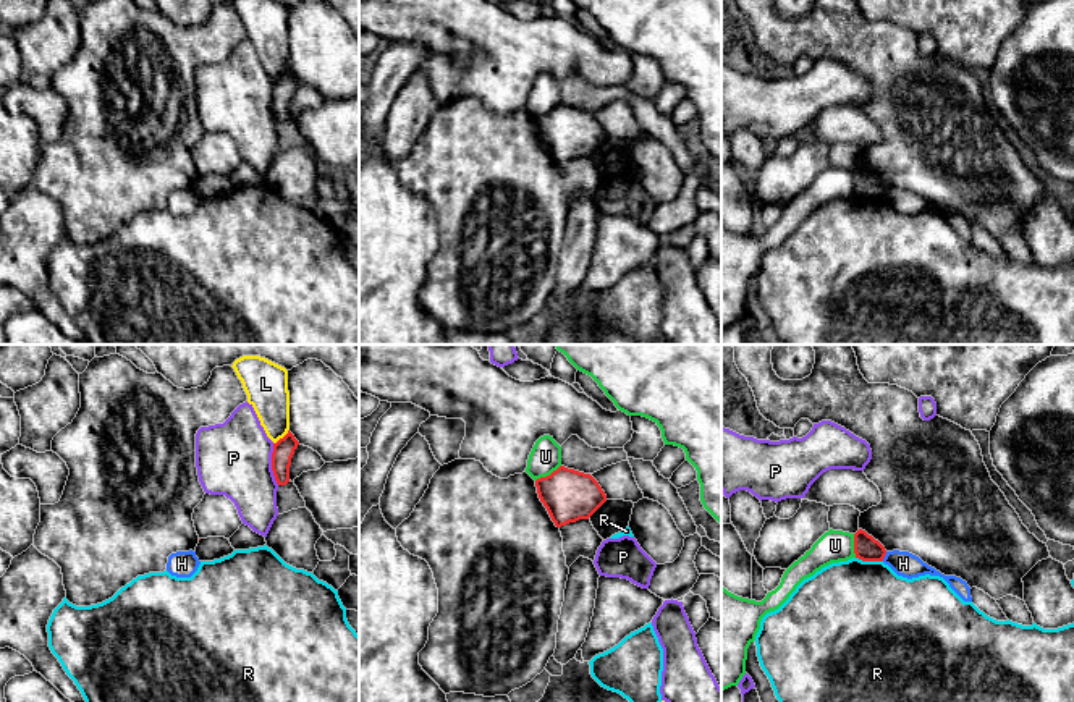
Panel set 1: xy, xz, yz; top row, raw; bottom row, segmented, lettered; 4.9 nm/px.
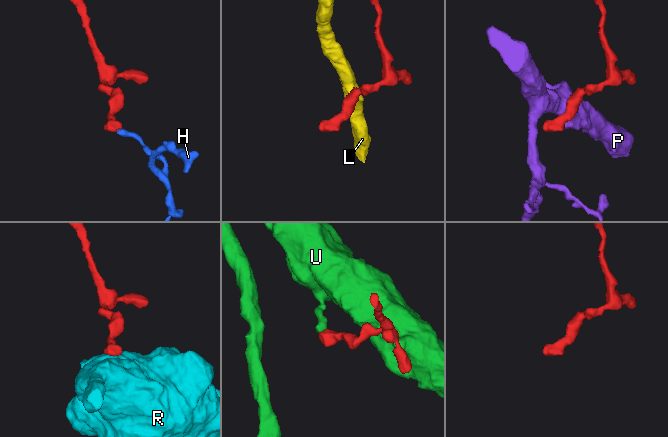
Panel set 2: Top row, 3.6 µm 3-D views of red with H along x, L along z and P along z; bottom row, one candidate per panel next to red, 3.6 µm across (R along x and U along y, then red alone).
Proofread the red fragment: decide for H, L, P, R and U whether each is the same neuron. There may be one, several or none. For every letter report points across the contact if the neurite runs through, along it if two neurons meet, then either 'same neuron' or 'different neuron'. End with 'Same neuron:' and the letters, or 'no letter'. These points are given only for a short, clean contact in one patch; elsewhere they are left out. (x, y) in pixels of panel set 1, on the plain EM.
H: border yz (887, 190), (882, 198); different neuron
L: border xy (288, 67), (274, 81); different neuron
P: border xy (272, 81), (272, 112), (279, 122); different neuron
R: border yz (856, 194), (882, 199); different neuron
U: border xz (560, 102), (536, 118); different neuron
Same neuron: no letter

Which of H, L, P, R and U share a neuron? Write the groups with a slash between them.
H / L / P / R / U

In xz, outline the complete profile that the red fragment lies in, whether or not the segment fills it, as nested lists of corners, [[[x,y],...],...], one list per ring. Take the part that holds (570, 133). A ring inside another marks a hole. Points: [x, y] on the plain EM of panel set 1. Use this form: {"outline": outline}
{"outline": [[[564,104],[537,116],[535,125],[556,165],[589,157],[607,139],[605,129],[590,112]]]}

